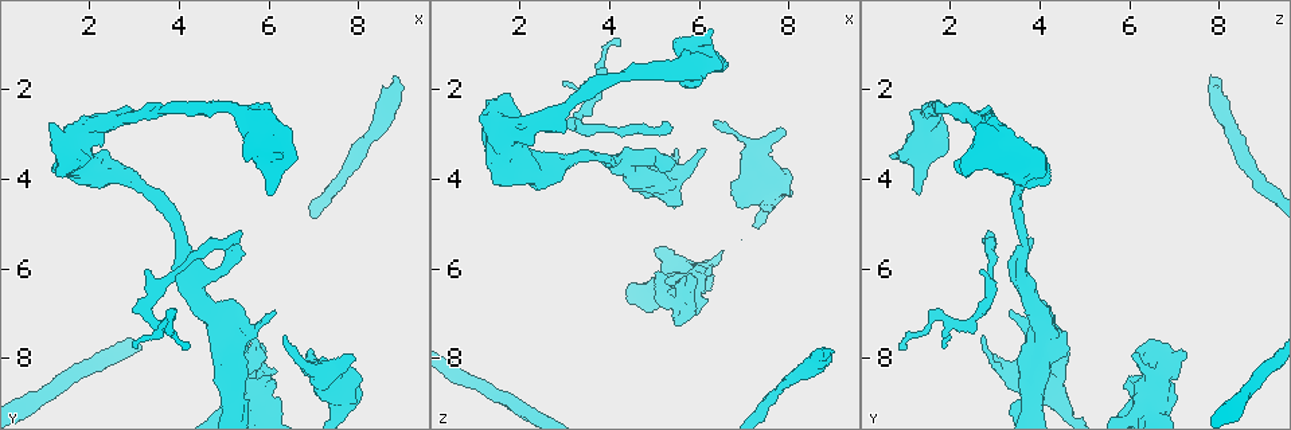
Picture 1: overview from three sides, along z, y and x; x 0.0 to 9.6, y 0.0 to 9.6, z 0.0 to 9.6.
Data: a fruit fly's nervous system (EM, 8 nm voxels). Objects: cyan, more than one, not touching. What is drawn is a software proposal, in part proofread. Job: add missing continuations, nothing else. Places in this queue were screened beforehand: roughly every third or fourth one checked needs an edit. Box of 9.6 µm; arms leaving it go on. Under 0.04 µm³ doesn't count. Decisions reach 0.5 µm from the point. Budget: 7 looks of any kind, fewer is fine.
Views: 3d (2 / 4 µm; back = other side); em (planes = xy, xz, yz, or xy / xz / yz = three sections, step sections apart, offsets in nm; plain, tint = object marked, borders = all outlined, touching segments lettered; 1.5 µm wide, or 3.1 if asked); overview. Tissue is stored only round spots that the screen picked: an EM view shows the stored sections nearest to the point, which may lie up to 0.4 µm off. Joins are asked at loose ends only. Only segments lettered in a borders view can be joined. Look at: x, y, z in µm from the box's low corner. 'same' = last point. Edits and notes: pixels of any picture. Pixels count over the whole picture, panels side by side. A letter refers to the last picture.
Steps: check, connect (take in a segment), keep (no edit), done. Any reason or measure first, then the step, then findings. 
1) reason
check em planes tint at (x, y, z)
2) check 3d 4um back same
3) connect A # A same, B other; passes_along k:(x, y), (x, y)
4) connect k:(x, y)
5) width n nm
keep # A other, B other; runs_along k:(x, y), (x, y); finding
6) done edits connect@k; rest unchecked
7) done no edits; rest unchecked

an open end
check 3d 2um at (8.80, 1.75, 8.00)

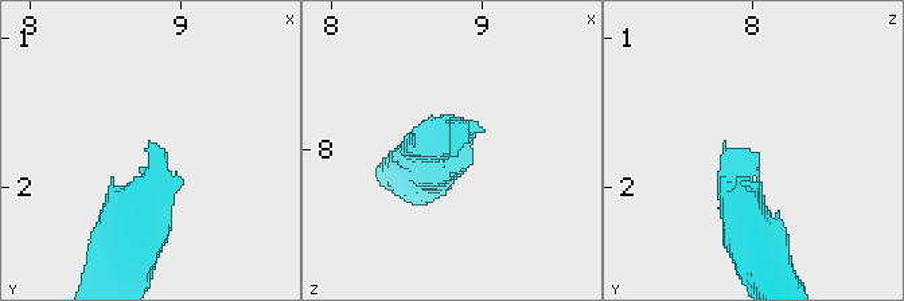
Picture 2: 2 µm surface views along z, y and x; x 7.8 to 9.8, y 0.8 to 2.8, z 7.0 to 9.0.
now the EM
check em planes borders at (8.80, 1.76, 8.02)

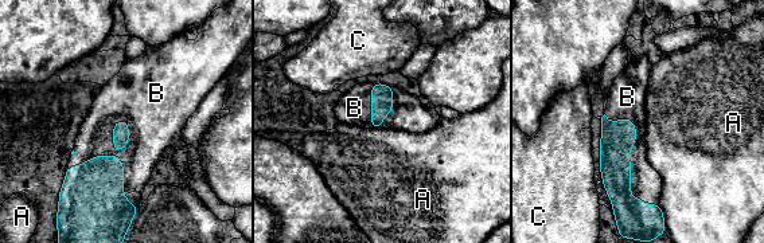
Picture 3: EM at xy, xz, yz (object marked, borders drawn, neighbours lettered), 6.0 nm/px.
connect B # A other, B same, C other; passes_along 3:(618, 138), (628, 157), (646, 183); it goes on there

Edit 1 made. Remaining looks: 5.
check overview

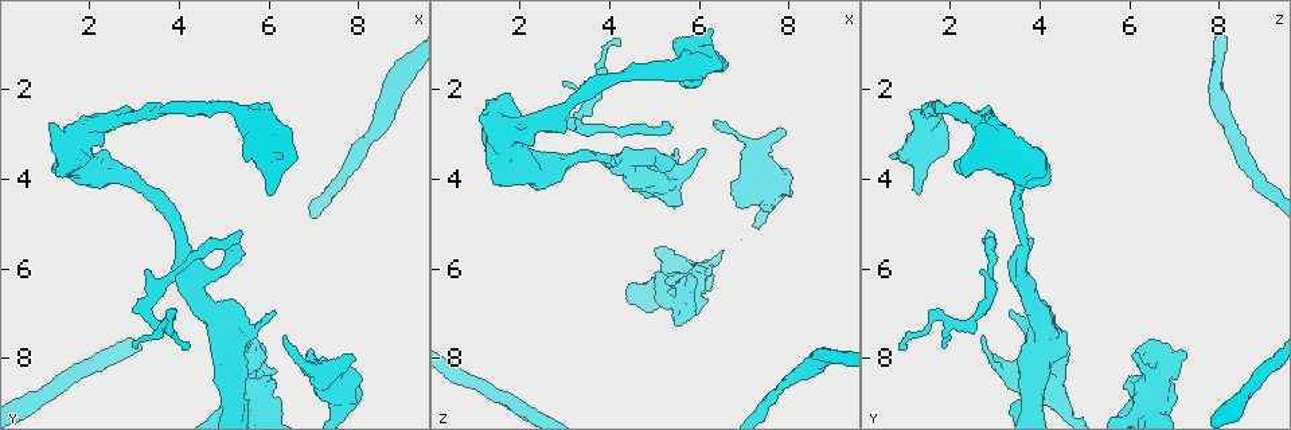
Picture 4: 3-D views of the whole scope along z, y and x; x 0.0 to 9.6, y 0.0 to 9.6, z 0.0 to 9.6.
free end
check em planes borders at (6.00, 4.40, 1.35)

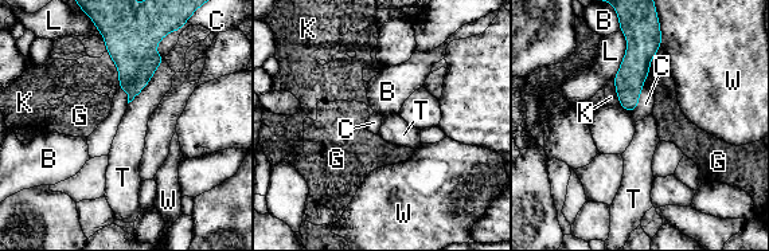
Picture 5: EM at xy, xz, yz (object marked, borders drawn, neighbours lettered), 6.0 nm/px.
keep # B other, C other, G other, K other, L other, T other, W other; border 5:(164, 59), (148, 83), (128, 104); none of them fits

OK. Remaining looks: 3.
an open end
check em planes tint at (7.90, 7.95, 2.90)

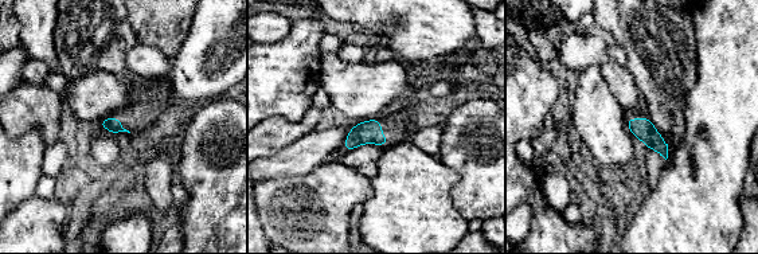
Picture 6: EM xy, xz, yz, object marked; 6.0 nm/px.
what lies round it
check em planes borders same

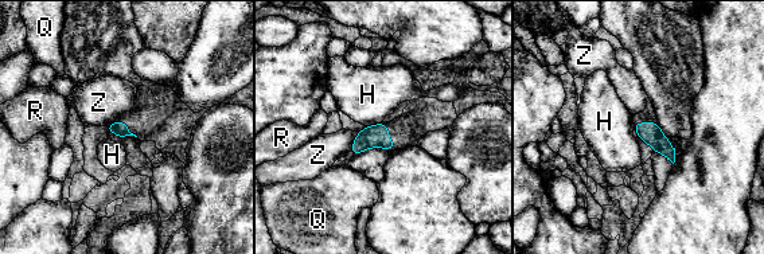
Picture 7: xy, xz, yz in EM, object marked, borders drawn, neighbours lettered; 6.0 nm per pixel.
longest_contact Z 130 nm
keep # H other, Q other, R other, Z other; border 7:(381, 121), (366, 126); none of them fits

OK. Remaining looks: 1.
done edits connect@3; rest unchecked

